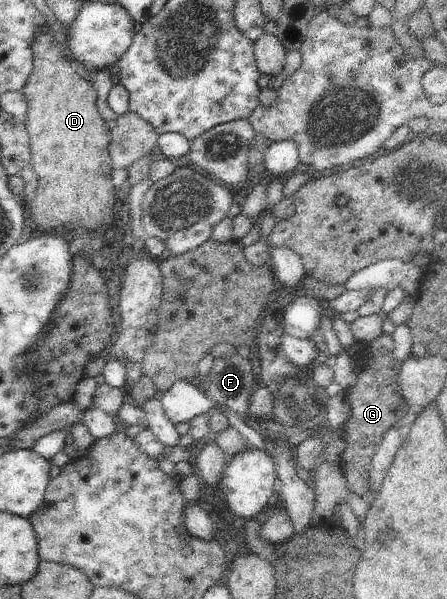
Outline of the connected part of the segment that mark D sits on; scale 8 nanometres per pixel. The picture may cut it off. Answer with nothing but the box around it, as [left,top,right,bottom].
[21,30,118,244]

